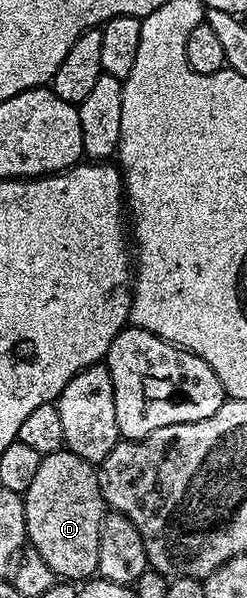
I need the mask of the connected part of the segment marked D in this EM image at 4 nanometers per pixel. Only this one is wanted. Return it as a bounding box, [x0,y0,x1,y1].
[22,451,106,581]

